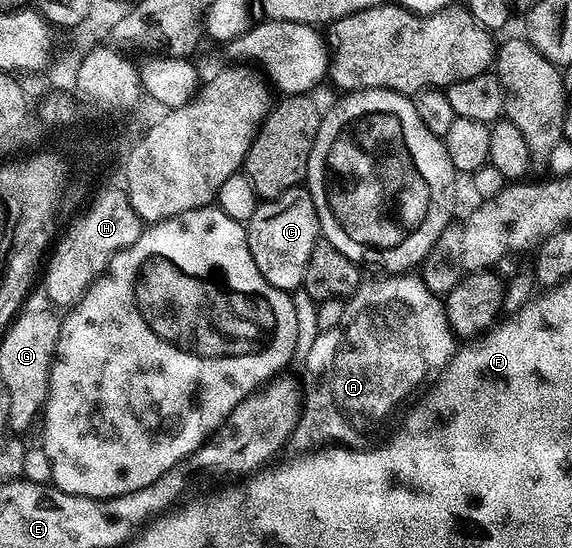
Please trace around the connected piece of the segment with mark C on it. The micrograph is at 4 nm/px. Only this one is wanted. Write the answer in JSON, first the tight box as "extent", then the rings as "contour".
{"extent":[246,187,320,291],"contour":[[[297,187],[257,204],[254,215],[246,222],[250,255],[258,271],[276,289],[296,291],[303,286],[310,251],[318,243],[320,224],[314,211],[314,199],[307,188]]]}

